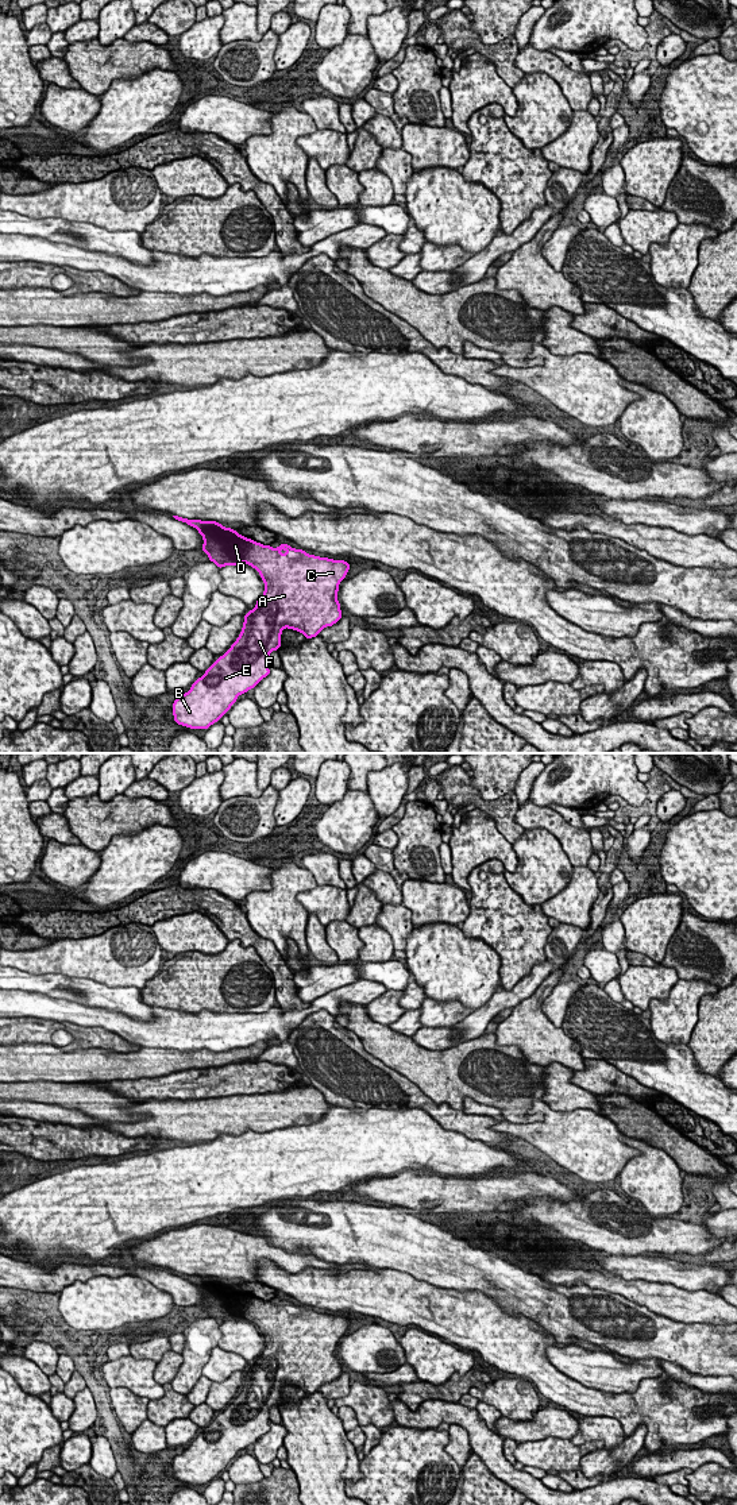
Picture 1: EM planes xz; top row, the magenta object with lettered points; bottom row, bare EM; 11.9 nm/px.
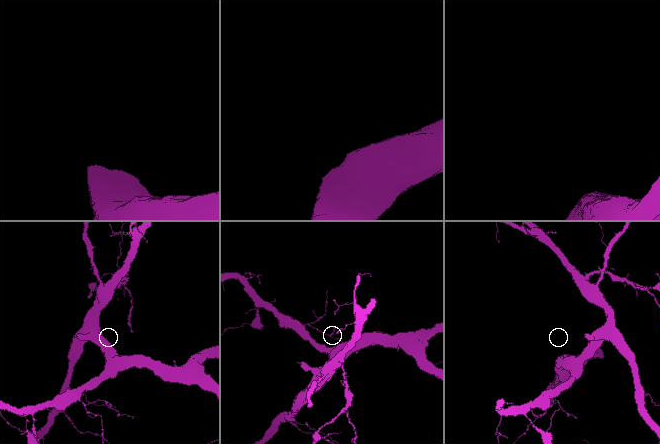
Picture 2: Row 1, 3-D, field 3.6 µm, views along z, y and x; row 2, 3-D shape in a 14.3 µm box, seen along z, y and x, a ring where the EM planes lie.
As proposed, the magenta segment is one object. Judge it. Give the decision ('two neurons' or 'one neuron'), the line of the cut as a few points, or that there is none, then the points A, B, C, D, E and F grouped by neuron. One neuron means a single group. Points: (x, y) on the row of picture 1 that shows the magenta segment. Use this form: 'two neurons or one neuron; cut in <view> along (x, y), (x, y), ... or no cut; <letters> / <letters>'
one neuron; no cut; A B C D E F

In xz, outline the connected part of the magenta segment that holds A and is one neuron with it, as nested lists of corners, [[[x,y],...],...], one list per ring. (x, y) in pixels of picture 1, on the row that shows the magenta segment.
[[[175,514],[171,517],[198,530],[204,539],[202,551],[219,568],[231,564],[239,566],[243,562],[255,568],[265,583],[265,593],[256,601],[256,606],[244,615],[243,628],[236,641],[192,684],[186,694],[181,694],[173,703],[175,723],[190,729],[208,729],[227,714],[239,695],[269,676],[270,652],[278,651],[281,647],[281,633],[285,628],[302,633],[305,638],[312,638],[343,617],[336,595],[339,583],[346,578],[350,564],[344,560],[309,555],[304,549],[294,549],[288,544],[271,548],[247,539],[231,528],[224,528],[216,521],[188,520]]]

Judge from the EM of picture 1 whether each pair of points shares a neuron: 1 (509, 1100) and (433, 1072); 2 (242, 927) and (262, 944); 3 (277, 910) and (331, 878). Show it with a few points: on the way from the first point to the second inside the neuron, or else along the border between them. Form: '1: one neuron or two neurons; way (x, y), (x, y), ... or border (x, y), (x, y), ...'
1: one neuron; way (490, 1081), (482, 1073), (452, 1073)
2: one neuron; way (247, 933), (257, 942)
3: two neurons; border (305, 868), (317, 884)

